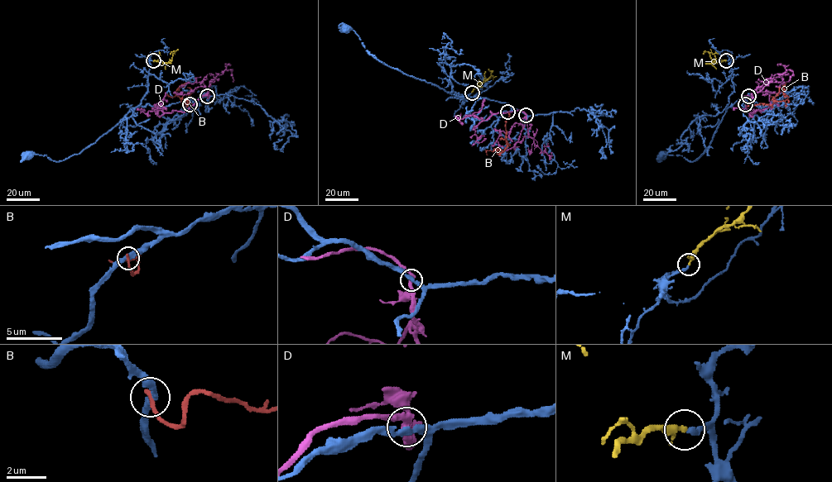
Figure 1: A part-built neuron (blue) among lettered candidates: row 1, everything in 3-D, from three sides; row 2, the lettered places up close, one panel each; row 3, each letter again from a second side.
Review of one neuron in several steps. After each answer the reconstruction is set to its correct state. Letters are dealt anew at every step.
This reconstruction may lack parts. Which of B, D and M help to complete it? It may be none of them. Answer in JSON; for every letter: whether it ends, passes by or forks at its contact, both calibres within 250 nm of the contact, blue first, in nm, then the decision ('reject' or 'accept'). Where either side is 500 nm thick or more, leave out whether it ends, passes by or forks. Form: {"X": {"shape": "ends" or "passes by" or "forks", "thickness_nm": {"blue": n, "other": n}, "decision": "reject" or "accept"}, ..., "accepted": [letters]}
{"B": {"shape": "ends", "thickness_nm": {"blue": 320, "other": 240}, "decision": "reject"}, "D": {"shape": "passes by", "thickness_nm": {"blue": 280, "other": 320}, "decision": "reject"}, "M": {"shape": "passes by", "thickness_nm": {"blue": 240, "other": 220}, "decision": "accept"}, "accepted": ["M"]}

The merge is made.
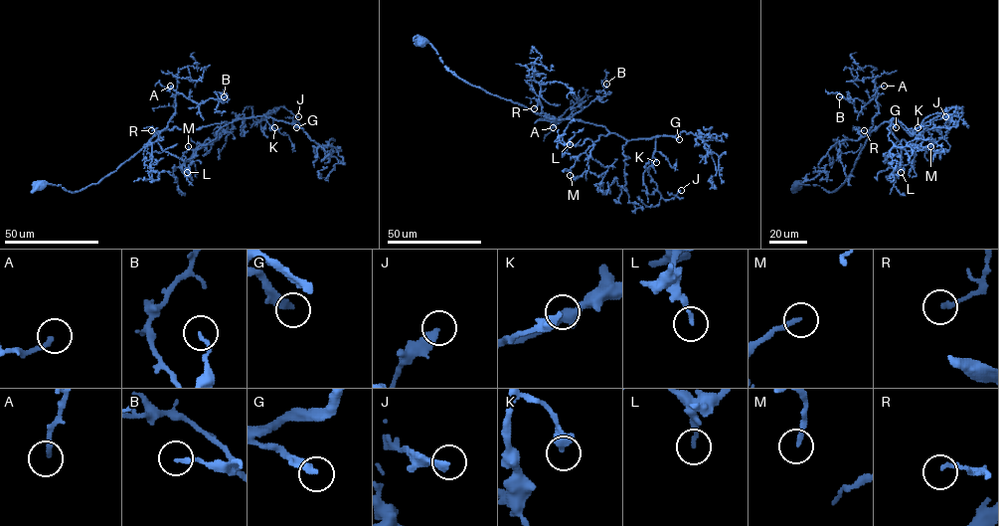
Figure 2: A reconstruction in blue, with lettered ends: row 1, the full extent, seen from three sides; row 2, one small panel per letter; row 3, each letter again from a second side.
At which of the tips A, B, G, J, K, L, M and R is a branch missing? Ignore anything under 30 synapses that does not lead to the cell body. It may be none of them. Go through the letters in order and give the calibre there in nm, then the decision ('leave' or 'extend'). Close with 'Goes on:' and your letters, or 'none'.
A: 200 nm thick; leave
B: 150 nm thick; leave
G: 320 nm thick; extend
J: 360 nm thick; leave
K: 440 nm thick; leave
L: 180 nm thick; leave
M: 190 nm thick; extend
R: 180 nm thick; leave
Goes on: G, M

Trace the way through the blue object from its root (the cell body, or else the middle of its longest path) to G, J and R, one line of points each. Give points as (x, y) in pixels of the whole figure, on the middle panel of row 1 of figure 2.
G: (420, 42), (429, 43), (456, 77), (540, 115), (602, 125), (627, 140), (659, 135), (679, 139)
J: (420, 42), (456, 77), (540, 115), (602, 125), (627, 140), (655, 137), (648, 174), (664, 199), (681, 190)
R: (420, 42), (429, 43), (456, 77), (536, 112), (541, 111), (542, 105), (538, 101), (534, 108)

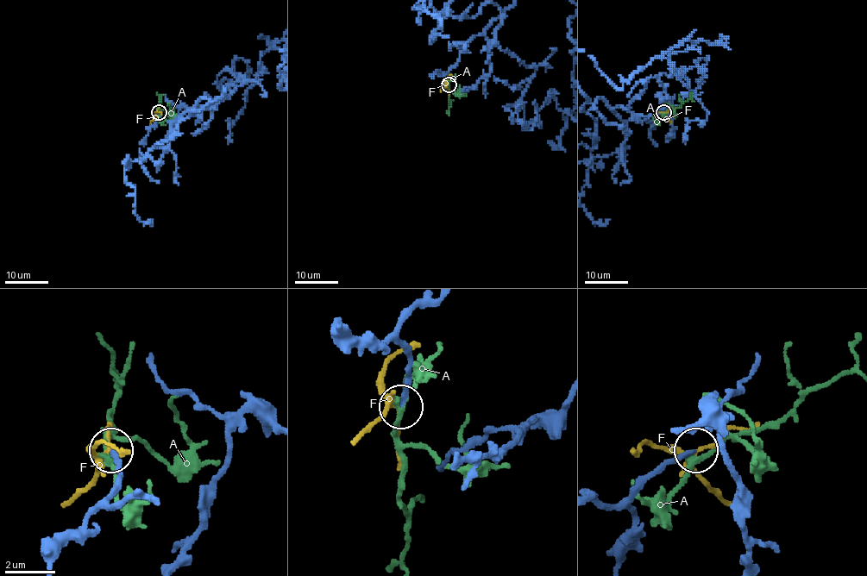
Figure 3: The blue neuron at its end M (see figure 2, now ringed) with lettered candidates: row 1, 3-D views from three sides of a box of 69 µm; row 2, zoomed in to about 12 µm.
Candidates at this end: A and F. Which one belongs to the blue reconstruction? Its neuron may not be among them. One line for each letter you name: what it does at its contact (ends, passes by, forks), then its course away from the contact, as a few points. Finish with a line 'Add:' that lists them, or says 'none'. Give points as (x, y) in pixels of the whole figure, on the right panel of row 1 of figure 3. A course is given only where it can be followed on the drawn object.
Add: none

